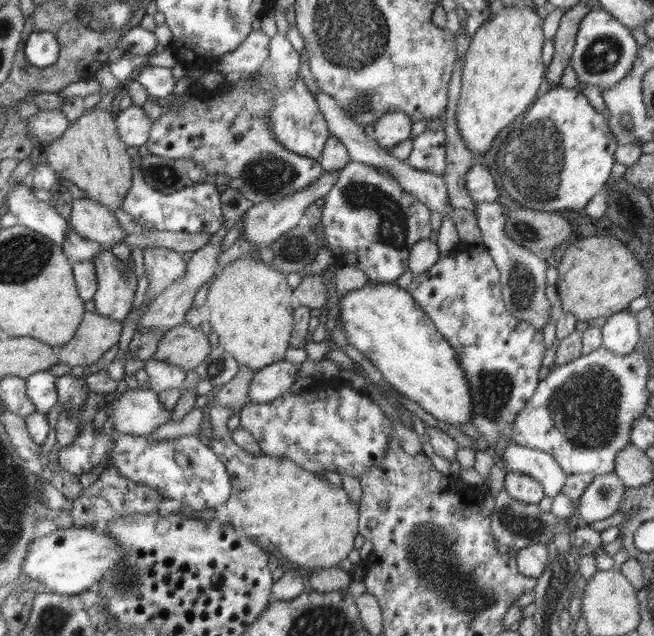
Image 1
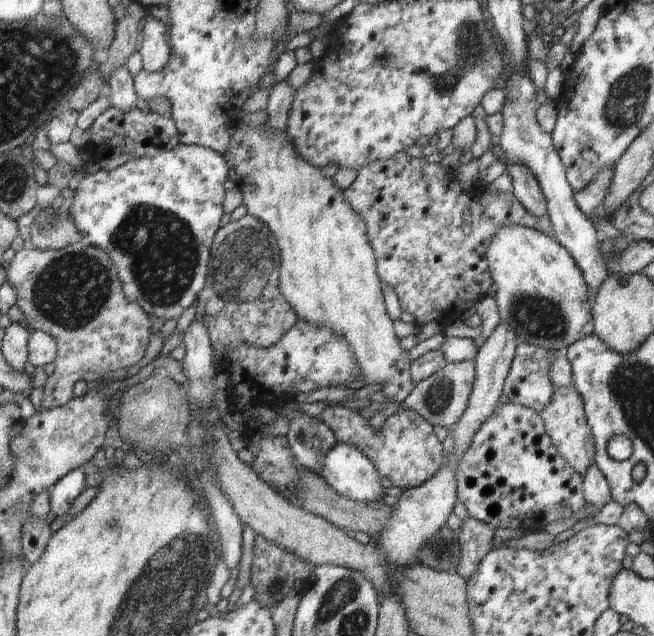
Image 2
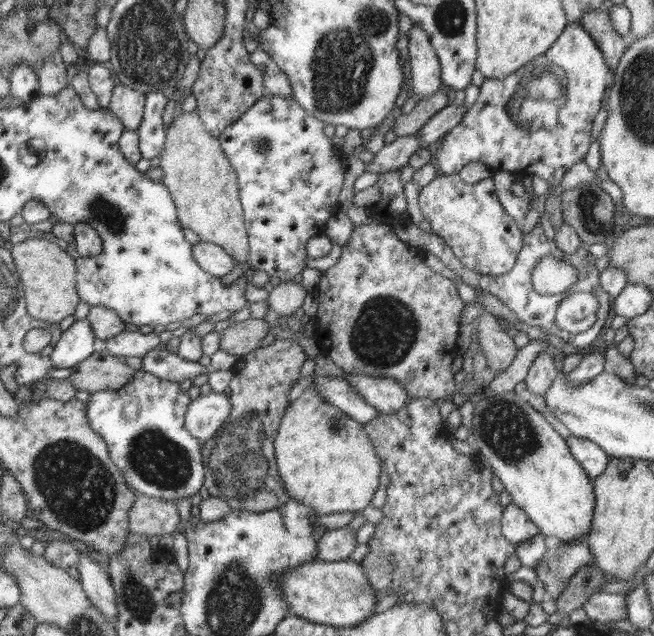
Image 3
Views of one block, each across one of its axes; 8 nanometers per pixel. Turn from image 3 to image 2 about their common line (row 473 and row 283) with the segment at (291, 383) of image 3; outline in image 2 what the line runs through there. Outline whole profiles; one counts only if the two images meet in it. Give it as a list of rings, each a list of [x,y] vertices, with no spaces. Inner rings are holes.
[[[252,215],[231,220],[215,234],[206,282],[196,299],[195,318],[200,318],[208,330],[219,367],[228,348],[244,343],[268,348],[296,324],[296,312],[280,294],[280,256],[272,231]]]

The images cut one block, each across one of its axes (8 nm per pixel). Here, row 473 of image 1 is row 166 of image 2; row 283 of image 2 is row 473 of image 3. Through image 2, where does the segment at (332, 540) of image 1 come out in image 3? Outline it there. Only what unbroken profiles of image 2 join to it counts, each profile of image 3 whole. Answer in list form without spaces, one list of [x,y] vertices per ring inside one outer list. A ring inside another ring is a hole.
[[[310,384],[304,393],[285,409],[278,434],[273,438],[275,457],[279,476],[284,484],[285,492],[292,500],[312,508],[314,514],[332,514],[334,512],[358,513],[368,506],[379,489],[381,476],[380,458],[364,432],[362,424],[349,418],[338,408],[324,402]]]

